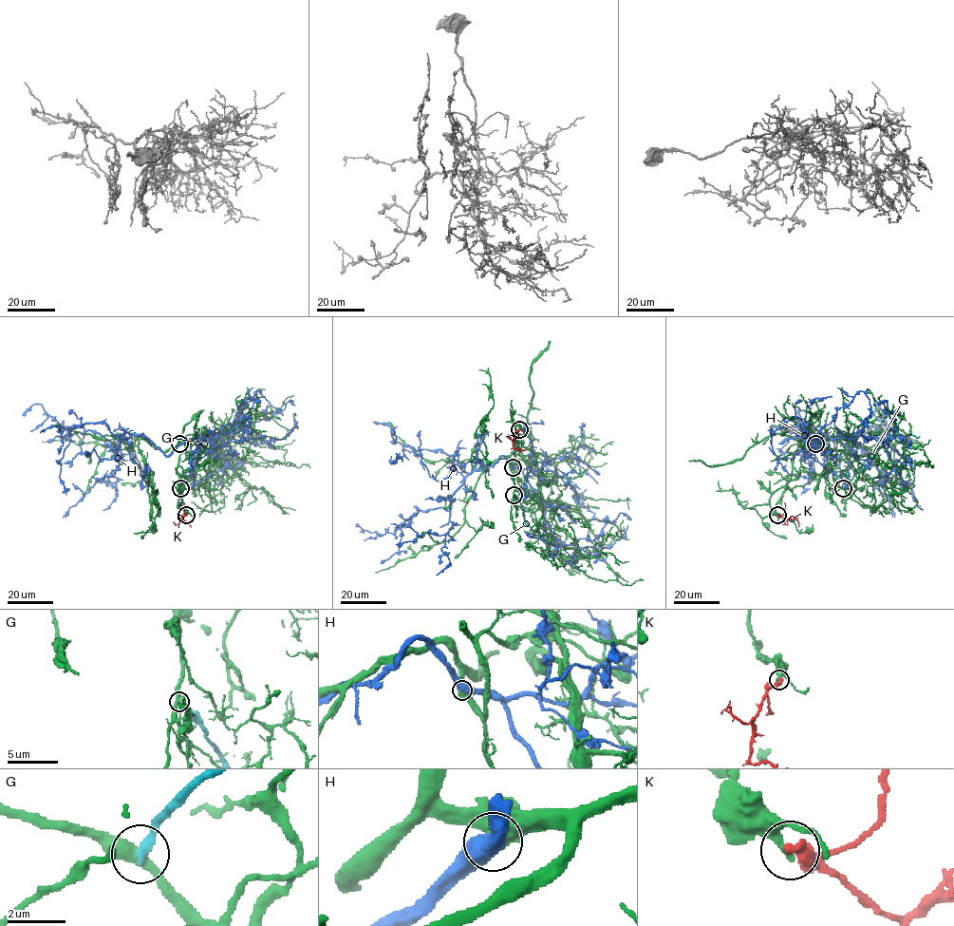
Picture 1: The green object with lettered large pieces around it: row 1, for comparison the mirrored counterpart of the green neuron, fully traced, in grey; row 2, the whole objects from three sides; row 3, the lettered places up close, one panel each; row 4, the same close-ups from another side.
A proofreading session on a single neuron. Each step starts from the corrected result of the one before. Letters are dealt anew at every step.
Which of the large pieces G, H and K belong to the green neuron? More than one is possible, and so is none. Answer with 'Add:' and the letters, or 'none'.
Add: none

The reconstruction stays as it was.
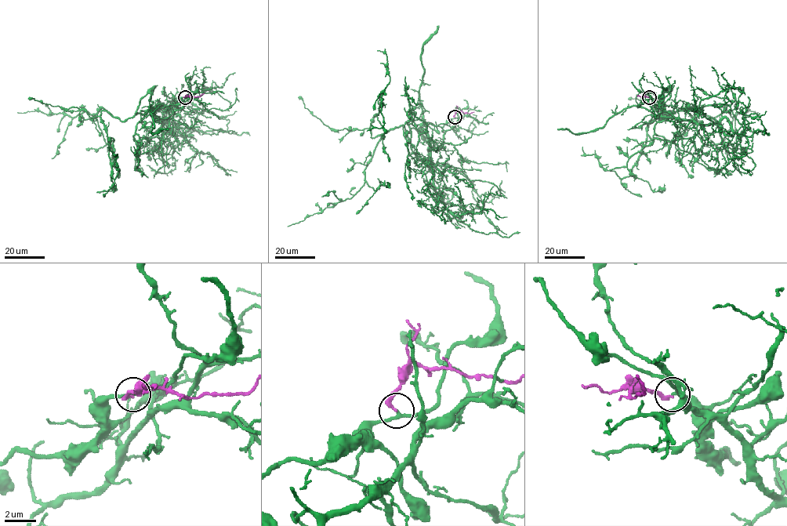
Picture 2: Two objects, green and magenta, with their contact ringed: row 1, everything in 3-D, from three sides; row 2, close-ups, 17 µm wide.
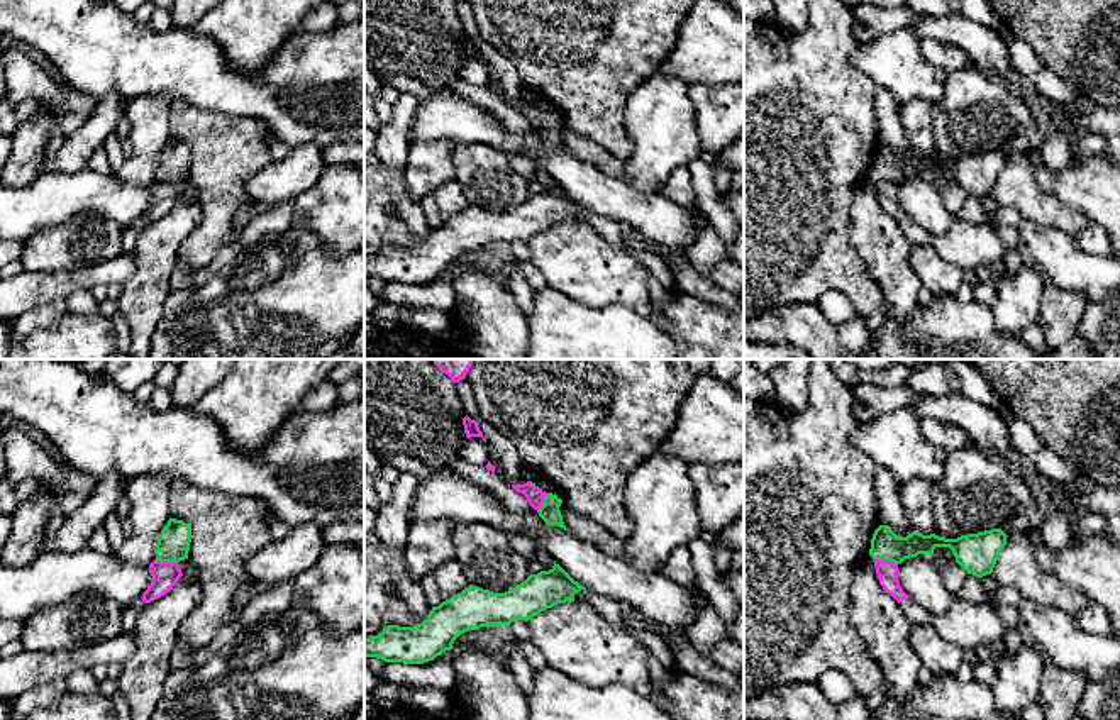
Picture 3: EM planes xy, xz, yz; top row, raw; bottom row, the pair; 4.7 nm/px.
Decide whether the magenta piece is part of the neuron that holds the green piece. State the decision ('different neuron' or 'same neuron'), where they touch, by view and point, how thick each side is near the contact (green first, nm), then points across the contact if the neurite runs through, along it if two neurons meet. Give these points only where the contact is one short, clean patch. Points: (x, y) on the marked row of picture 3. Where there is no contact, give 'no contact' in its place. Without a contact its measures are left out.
different neuron; meets green in yz at (887, 559); 140 nm thick on the green side, 100 nm on the other; border along yz (875, 558), (897, 564)

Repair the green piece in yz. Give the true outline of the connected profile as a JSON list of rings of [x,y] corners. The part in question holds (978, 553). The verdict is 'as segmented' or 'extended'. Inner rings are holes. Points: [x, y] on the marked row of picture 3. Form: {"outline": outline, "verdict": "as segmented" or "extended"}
{"outline": [[[879,525],[871,539],[869,556],[873,559],[901,564],[905,559],[918,554],[934,554],[935,547],[949,547],[956,562],[976,578],[993,573],[1001,549],[1006,546],[1006,534],[1001,529],[991,529],[978,534],[945,539],[935,534],[923,535],[913,530],[907,537],[896,535],[890,525]]], "verdict": "as segmented"}

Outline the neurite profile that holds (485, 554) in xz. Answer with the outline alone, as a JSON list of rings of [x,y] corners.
[[[457,523],[452,530],[452,544],[456,561],[473,586],[505,593],[530,576],[529,564],[496,529]]]

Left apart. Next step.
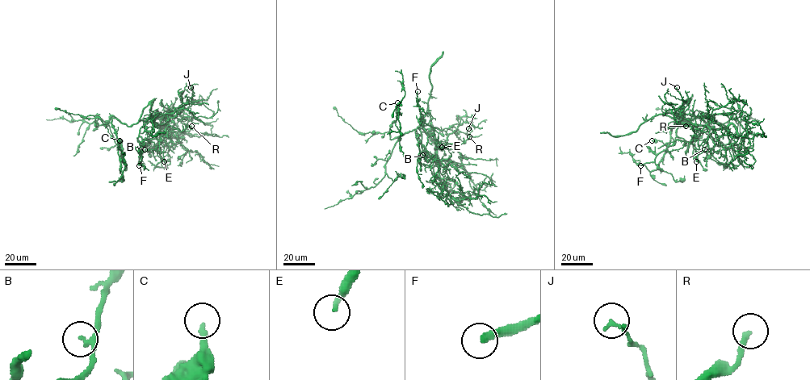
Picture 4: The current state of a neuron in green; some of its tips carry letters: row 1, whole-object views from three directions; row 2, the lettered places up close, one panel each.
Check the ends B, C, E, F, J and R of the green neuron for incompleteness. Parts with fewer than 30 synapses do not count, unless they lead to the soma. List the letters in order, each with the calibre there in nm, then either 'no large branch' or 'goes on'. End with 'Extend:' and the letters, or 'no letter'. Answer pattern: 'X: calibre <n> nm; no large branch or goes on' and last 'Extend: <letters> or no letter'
B: calibre 190 nm; no large branch
C: calibre 240 nm; no large branch
E: calibre 190 nm; goes on
F: calibre 260 nm; goes on
J: calibre 90 nm; no large branch
R: calibre 240 nm; goes on
Extend: E, F, R

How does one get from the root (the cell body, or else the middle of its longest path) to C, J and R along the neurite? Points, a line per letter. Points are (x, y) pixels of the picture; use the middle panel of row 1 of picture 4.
C: (417, 137), (417, 131), (413, 130), (390, 139), (389, 127), (396, 119), (397, 102)
J: (417, 137), (421, 141), (420, 129), (430, 124), (447, 133), (457, 129), (468, 135), (468, 128)
R: (417, 137), (422, 150), (438, 159), (438, 147), (444, 147), (448, 144), (461, 144), (469, 136)

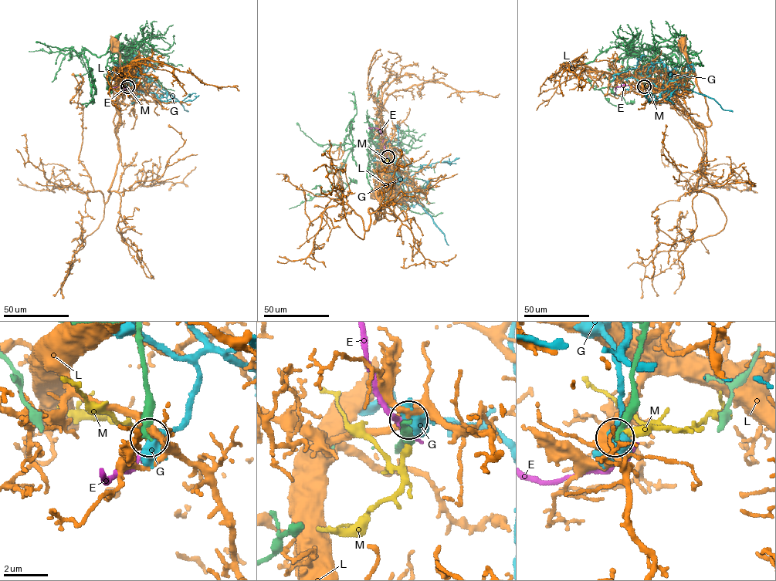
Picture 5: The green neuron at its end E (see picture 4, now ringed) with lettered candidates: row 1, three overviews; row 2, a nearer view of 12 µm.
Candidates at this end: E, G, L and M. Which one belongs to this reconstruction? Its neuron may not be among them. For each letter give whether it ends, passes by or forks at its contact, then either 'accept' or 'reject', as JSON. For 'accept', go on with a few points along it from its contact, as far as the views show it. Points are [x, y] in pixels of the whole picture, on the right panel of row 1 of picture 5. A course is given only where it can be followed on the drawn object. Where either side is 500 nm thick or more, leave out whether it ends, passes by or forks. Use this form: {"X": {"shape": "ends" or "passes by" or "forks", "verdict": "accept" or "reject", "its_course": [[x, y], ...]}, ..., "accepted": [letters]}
{"E": {"shape": "passes by", "verdict": "accept", "its_course": [[645, 86], [641, 89], [628, 85], [615, 86], [615, 94]]}, "G": {"shape": "forks", "verdict": "reject"}, "L": {"shape": "passes by", "verdict": "reject"}, "M": {"shape": "ends", "verdict": "reject"}, "accepted": ["E"]}

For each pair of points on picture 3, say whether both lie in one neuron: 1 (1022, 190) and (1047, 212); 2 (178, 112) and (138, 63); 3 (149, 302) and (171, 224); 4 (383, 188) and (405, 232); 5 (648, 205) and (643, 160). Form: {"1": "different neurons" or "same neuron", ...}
{"1": "same neuron", "2": "different neurons", "3": "same neuron", "4": "same neuron", "5": "different neurons"}

